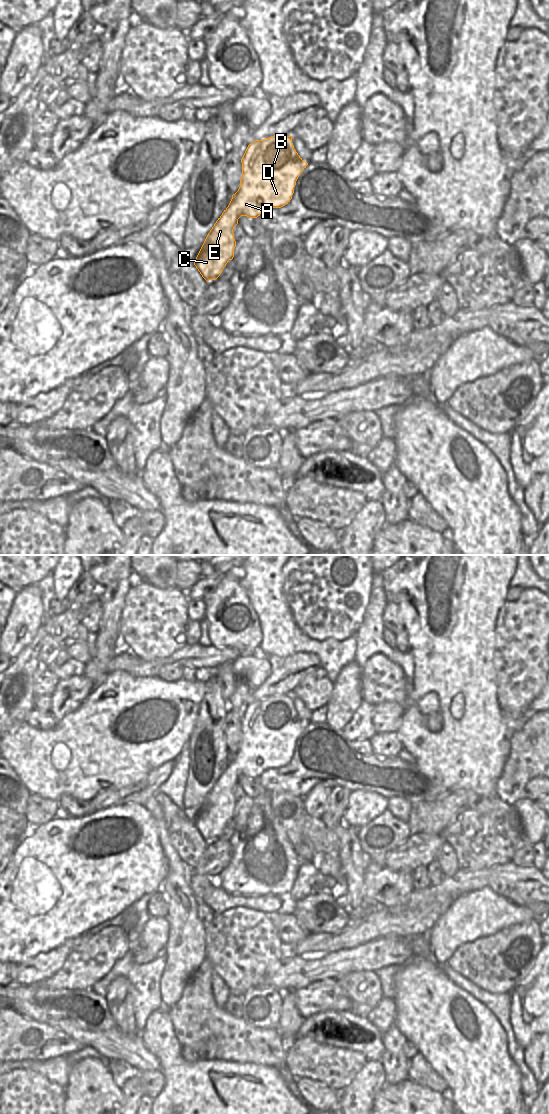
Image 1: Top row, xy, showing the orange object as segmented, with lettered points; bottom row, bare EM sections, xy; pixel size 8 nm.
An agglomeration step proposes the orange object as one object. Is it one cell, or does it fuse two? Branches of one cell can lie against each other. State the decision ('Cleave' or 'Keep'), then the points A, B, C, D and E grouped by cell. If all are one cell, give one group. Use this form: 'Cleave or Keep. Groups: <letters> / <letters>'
Keep. Groups: A B C D E.

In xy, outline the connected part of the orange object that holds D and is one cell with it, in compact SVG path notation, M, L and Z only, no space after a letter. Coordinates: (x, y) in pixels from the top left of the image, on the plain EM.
M271 696L263 700L255 700L248 705L242 719L242 737L238 751L232 755L228 767L218 778L208 793L194 825L208 842L216 840L229 820L234 817L236 801L233 789L241 776L257 778L265 770L281 768L292 759L296 741L308 725L296 712L292 696Z

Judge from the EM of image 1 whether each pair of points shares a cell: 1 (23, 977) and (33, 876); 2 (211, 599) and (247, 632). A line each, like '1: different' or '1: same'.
1: different
2: same

